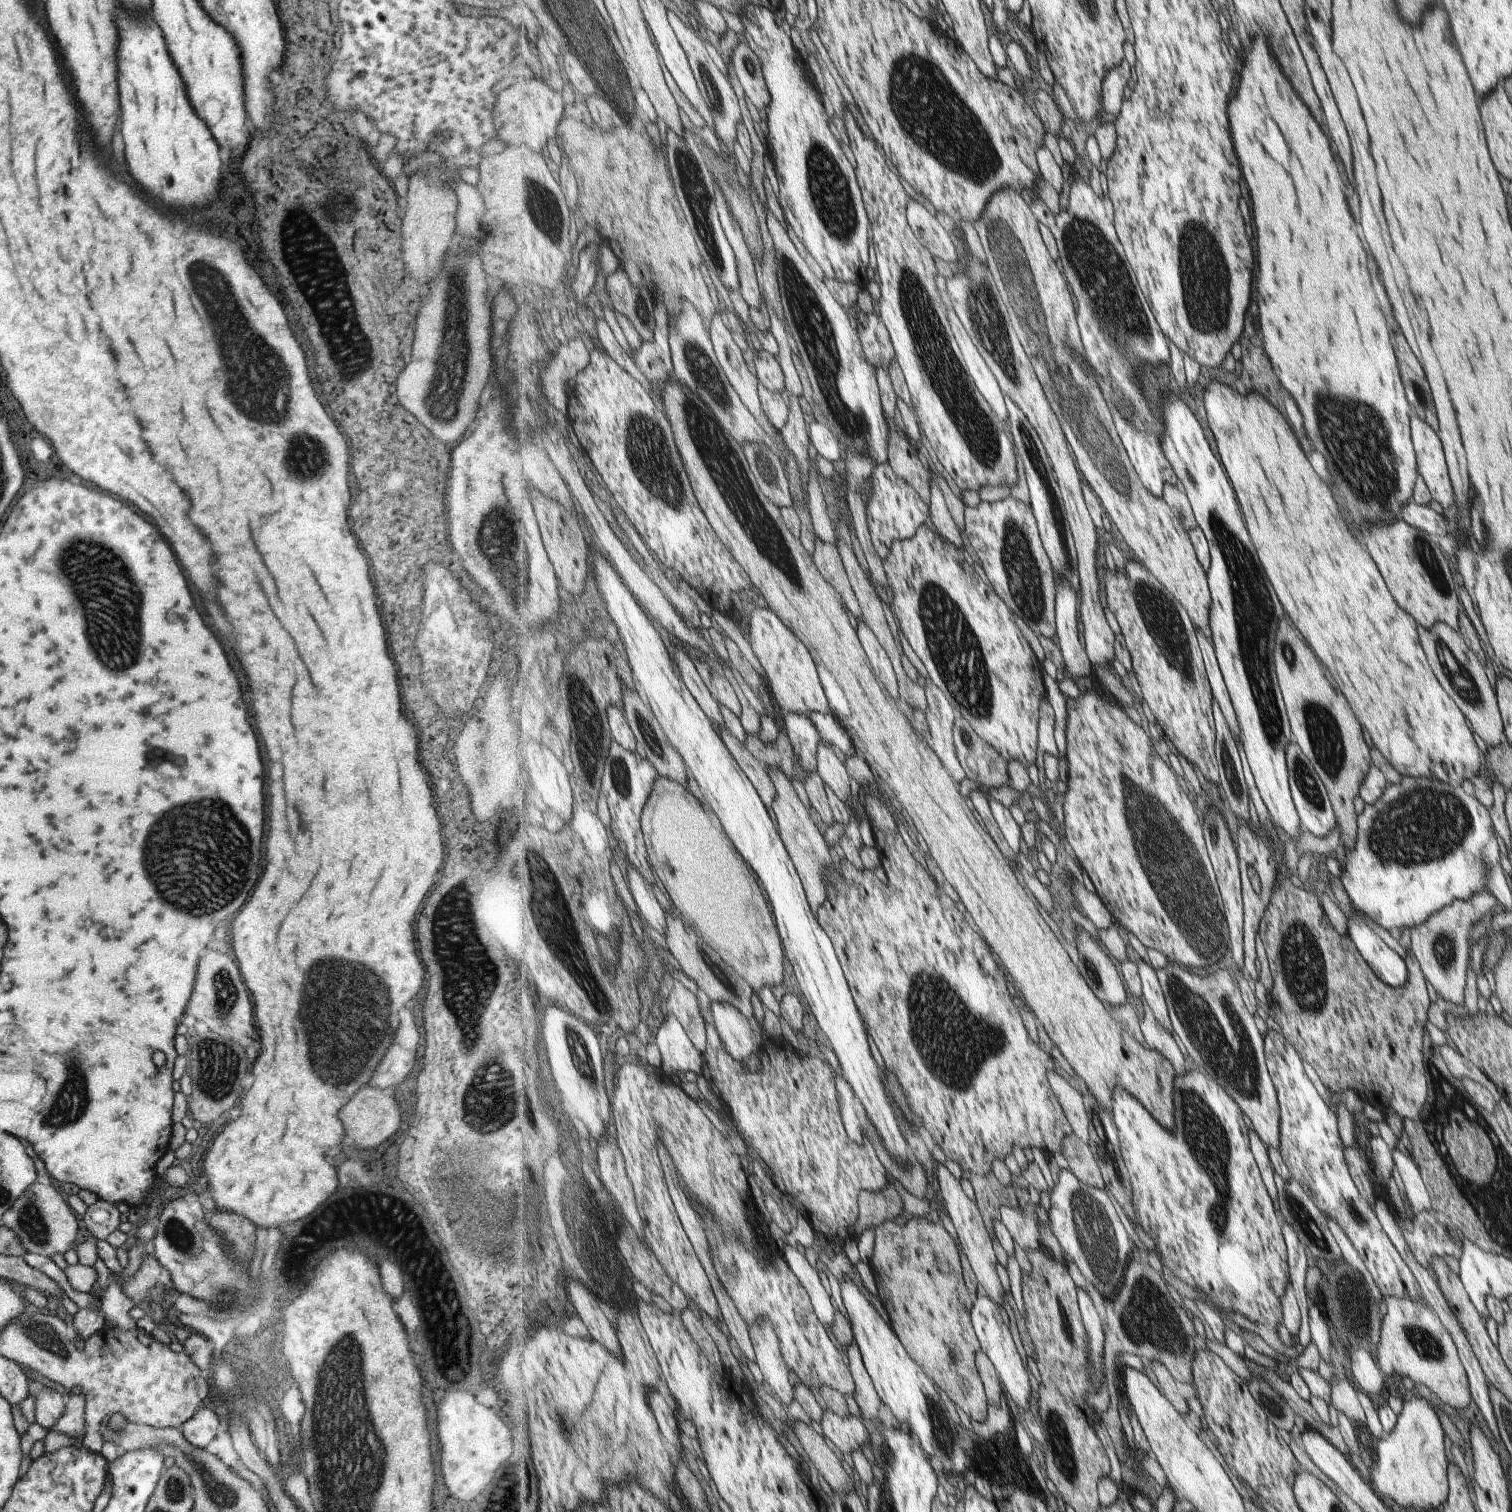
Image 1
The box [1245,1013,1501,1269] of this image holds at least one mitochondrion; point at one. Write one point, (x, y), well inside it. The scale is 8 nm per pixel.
(1439, 1143)

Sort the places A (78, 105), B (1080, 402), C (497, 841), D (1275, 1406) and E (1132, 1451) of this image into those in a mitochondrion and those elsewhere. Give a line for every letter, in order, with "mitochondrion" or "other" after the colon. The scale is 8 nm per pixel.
A: other
B: mitochondrion
C: other
D: mitochondrion
E: other

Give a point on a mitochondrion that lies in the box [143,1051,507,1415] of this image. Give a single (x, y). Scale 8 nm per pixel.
(225, 1290)

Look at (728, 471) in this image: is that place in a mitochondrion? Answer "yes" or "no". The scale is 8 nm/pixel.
yes

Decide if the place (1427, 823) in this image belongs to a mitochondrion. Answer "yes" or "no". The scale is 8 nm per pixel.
yes

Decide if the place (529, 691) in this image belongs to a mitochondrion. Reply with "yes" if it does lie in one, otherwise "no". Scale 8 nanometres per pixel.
no

